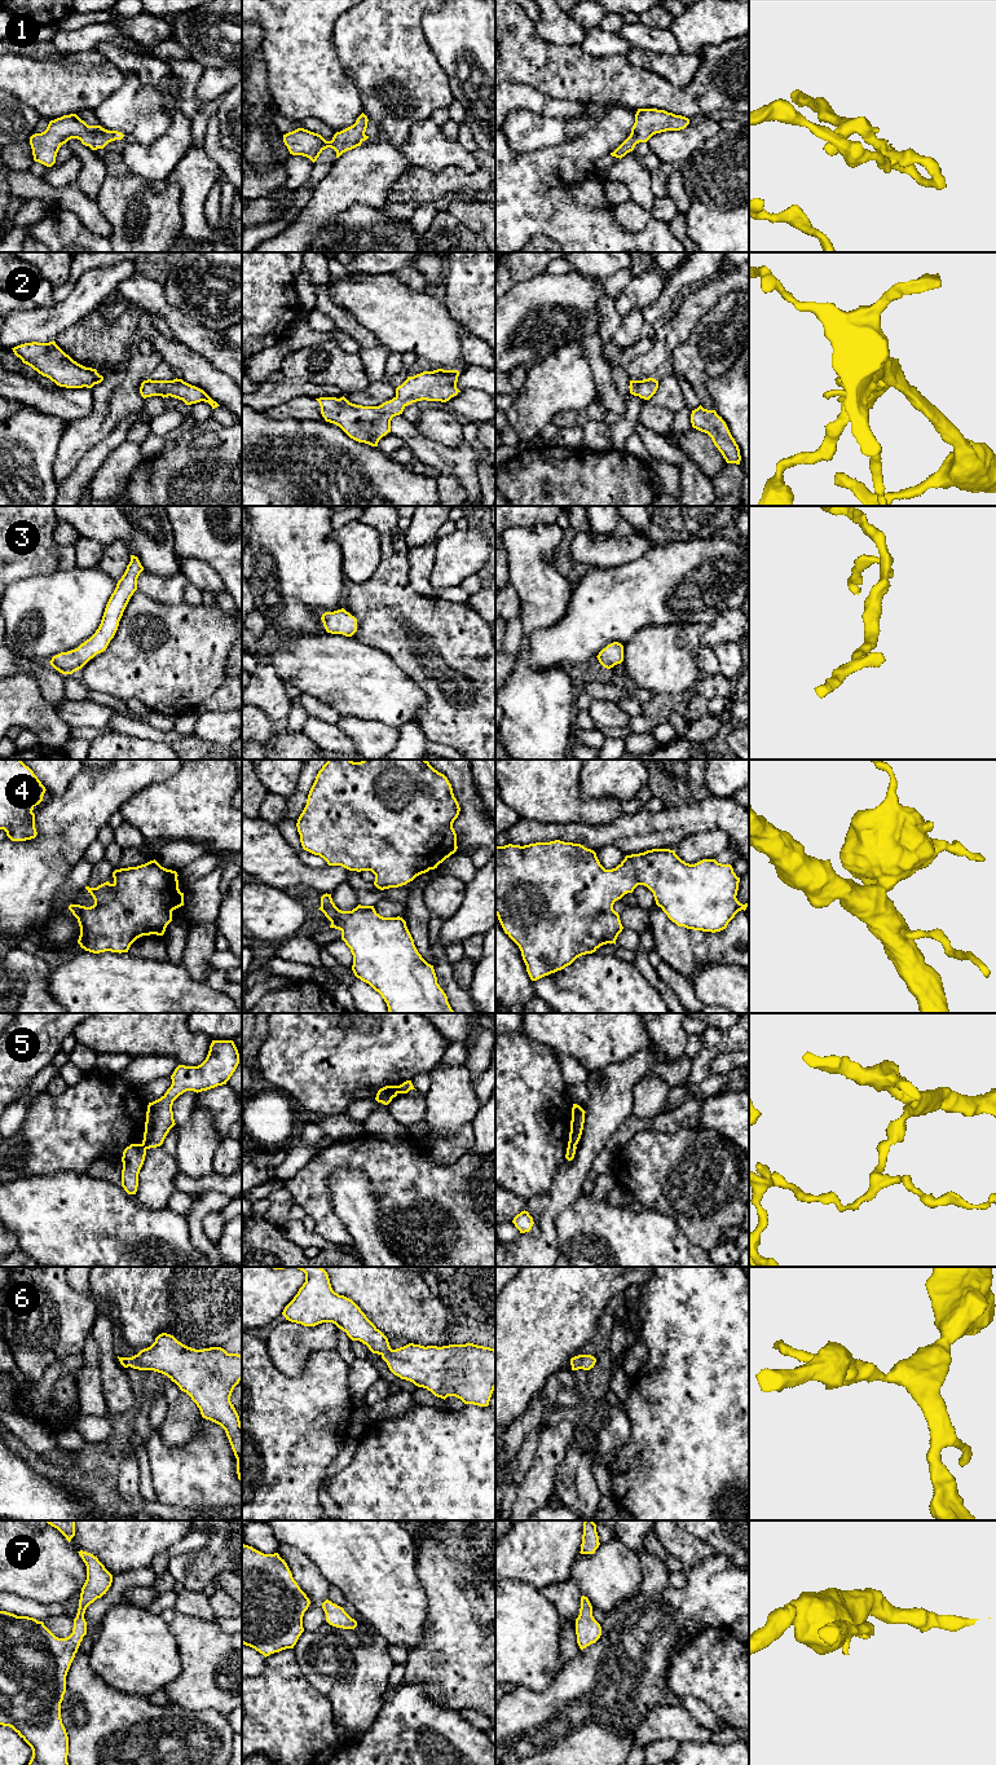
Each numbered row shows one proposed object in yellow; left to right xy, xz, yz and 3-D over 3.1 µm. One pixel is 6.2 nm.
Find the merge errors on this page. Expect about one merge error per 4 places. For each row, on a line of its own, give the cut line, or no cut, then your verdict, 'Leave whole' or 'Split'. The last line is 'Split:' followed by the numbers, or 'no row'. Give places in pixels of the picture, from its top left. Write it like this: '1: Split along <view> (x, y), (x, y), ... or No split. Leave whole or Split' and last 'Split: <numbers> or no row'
1: No split. Leave whole
2: No split. Leave whole
3: No split. Leave whole
4: No split. Leave whole
5: Split along xz (399, 1086), (397, 1092). Split
6: No split. Leave whole
7: No split. Leave whole
Split: 5

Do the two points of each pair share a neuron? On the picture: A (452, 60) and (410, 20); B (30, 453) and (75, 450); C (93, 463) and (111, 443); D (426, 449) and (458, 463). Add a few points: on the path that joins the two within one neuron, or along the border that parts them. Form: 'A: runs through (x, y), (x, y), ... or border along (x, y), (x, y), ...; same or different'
A: border along (424, 13), (422, 17), (422, 30), (437, 64); different
B: border along (64, 431), (53, 465), (56, 483); different
C: runs through (95, 458), (106, 447); same
D: runs through (433, 454), (450, 461); same

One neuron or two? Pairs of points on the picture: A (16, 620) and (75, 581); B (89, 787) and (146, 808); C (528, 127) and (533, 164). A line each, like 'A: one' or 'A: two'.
A: one
B: two
C: two

